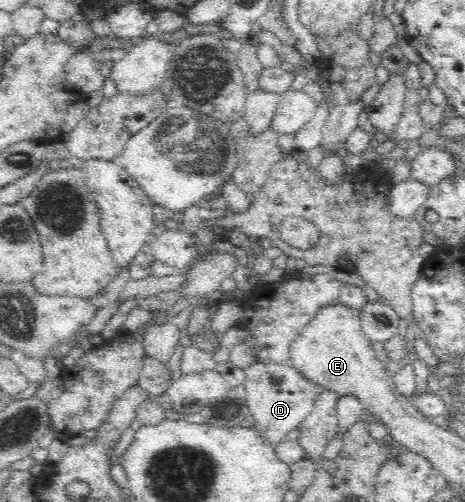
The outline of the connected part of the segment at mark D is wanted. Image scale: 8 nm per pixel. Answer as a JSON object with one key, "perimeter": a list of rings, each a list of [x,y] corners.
{"perimeter":[[[252,360],[245,368],[245,402],[256,419],[256,431],[271,445],[287,440],[288,433],[311,413],[316,397],[324,390],[305,380],[289,364],[262,363]]]}

